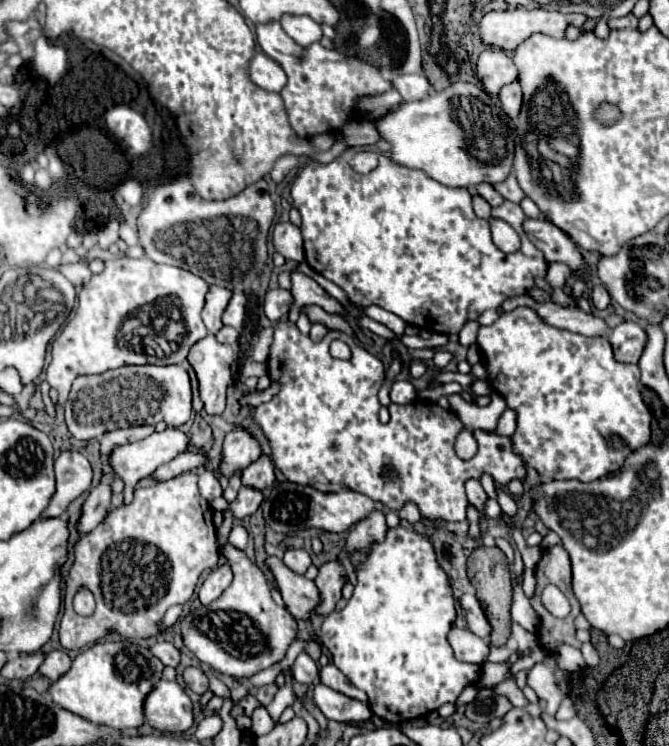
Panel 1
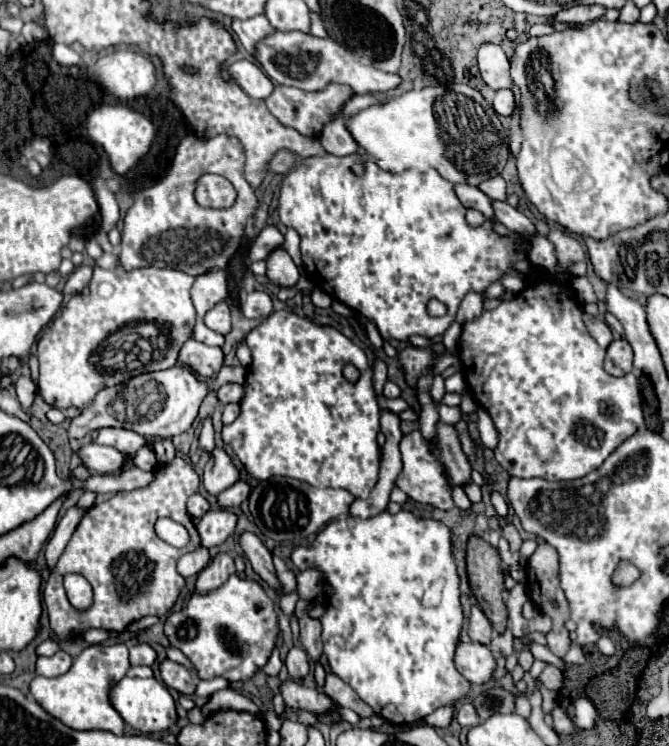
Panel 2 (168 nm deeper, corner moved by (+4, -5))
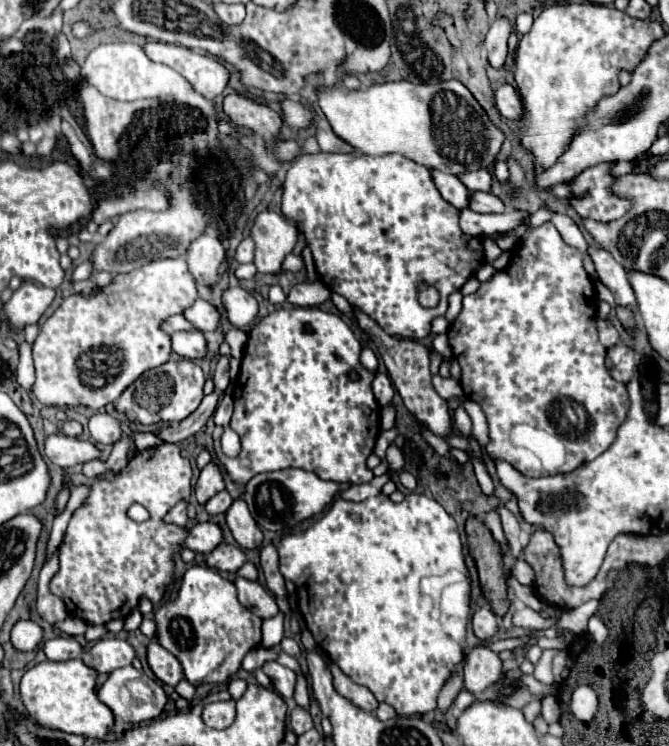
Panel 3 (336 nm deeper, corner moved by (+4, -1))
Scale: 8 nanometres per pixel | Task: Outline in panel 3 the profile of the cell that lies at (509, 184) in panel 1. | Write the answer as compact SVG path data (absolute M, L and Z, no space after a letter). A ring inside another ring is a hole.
M478 169L478 171L466 171L460 173L458 179L470 189L470 191L490 191L490 173L486 169Z

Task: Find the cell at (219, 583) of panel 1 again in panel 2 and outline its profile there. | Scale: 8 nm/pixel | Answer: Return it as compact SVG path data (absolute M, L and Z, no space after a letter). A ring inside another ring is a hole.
M226 553L214 555L212 561L206 565L206 569L198 573L198 581L196 581L198 595L206 595L206 591L214 591L222 587L222 583L226 583L226 579L234 573L236 573L234 559L230 555Z

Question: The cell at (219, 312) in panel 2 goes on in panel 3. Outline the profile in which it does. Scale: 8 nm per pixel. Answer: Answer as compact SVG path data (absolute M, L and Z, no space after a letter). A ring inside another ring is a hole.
M196 299L192 307L188 307L182 313L198 331L206 333L206 331L214 331L220 325L220 315L216 311L214 305L210 305L204 299Z

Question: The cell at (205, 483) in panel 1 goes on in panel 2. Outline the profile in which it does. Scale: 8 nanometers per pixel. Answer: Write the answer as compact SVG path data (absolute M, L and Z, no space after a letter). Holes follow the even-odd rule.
M194 493L194 495L188 499L188 513L190 513L192 517L202 517L208 509L210 509L210 503L208 503L208 499L206 499L204 495Z

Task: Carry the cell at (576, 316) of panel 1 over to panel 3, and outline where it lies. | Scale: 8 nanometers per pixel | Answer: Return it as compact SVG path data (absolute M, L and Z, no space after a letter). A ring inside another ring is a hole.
M598 319L598 333L600 333L600 343L602 343L606 349L610 349L610 347L614 347L614 345L620 343L620 335L618 335L618 331L614 329L614 325L610 325L610 323L604 321L604 319Z

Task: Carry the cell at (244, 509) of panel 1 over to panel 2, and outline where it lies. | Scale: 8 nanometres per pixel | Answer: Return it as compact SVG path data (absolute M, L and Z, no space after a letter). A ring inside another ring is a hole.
M216 509L202 515L202 519L196 525L202 539L202 547L212 549L216 545L222 545L228 539L228 535L234 531L236 523L238 523L238 515L226 509Z

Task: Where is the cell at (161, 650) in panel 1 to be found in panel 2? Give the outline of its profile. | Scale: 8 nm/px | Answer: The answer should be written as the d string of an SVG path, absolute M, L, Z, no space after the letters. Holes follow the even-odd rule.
M132 643L130 647L130 663L132 665L154 665L158 659L156 651L146 643Z

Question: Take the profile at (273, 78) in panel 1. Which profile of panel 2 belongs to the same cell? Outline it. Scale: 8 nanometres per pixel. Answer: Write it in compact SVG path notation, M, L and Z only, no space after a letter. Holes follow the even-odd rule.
M236 61L228 67L228 73L254 99L266 99L274 91L270 77L252 61Z

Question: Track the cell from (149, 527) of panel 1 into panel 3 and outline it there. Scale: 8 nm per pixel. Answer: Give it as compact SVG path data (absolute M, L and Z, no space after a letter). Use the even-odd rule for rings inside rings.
M160 443L146 451L138 451L128 461L128 465L114 475L114 479L98 477L92 483L86 501L72 513L64 539L58 547L60 569L50 581L50 591L66 603L70 615L84 619L86 623L92 625L104 625L112 619L126 619L142 597L148 597L154 605L160 603L166 585L172 581L172 571L174 571L172 555L182 547L186 539L186 531L182 527L168 525L162 521L162 517L178 501L190 497L192 491L190 481L192 481L192 467L190 461L180 455L178 445ZM132 503L144 505L150 513L150 519L144 523L136 523L128 519L126 509Z

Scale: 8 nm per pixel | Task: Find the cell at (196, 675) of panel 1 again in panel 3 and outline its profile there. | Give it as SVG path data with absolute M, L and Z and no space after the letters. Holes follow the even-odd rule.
M152 641L148 645L148 665L152 669L152 673L166 685L172 685L176 687L176 683L180 679L184 679L184 673L182 673L182 667L178 663L178 659L168 653L160 643Z

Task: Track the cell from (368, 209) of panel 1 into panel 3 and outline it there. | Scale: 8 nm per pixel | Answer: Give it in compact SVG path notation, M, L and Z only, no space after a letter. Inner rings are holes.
M342 153L296 157L286 173L282 213L302 225L322 283L368 313L388 335L424 339L430 333L430 321L446 313L448 295L458 291L484 263L482 241L460 231L460 211L442 199L430 179L430 171L396 153L380 157L354 157ZM420 283L438 289L440 303L436 307L426 309L418 303L416 289Z

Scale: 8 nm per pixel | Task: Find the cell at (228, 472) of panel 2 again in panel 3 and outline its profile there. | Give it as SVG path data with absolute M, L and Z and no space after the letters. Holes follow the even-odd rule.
M208 463L202 471L200 477L194 485L194 495L200 505L204 505L210 497L214 497L218 491L224 489L224 479L220 475L220 469L214 463Z

